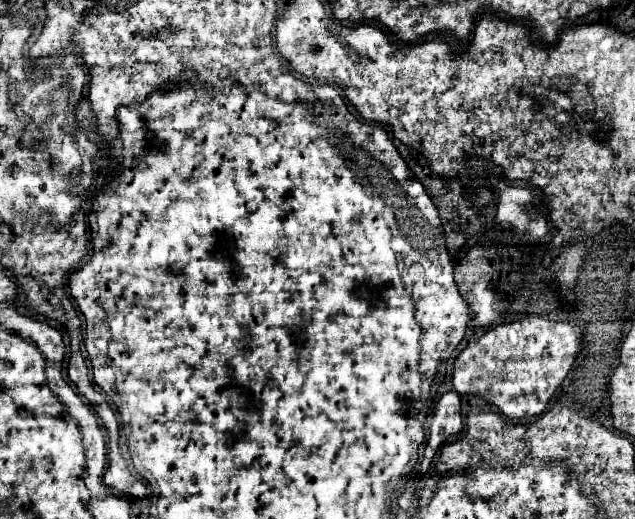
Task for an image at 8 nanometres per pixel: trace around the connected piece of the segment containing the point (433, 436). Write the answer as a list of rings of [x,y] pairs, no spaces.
[[[452,390],[442,394],[434,414],[428,416],[426,424],[426,446],[424,457],[419,466],[419,472],[425,475],[429,472],[431,463],[438,448],[452,436],[462,432],[462,416],[460,416],[460,396]]]

